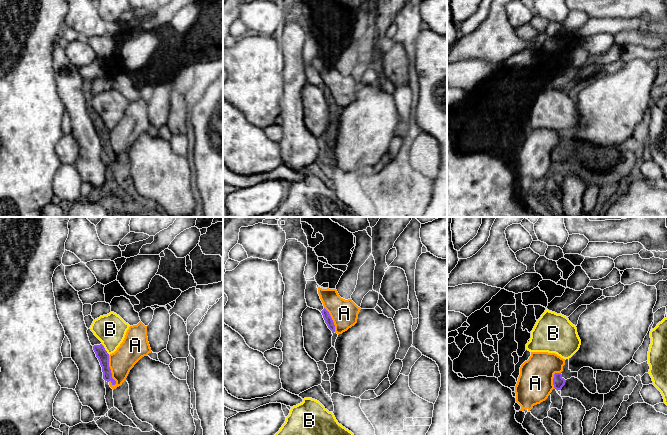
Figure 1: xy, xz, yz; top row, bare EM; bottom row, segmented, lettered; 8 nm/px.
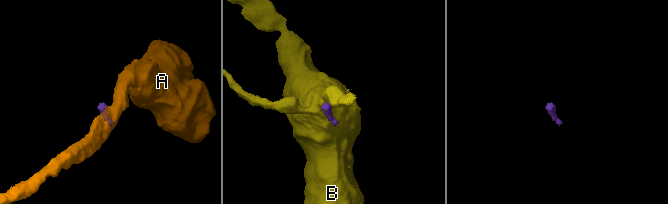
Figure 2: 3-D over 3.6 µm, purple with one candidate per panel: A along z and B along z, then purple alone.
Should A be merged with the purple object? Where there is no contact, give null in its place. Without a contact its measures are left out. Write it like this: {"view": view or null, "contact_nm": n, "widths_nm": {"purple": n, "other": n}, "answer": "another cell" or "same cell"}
{"view": "xy", "contact_nm": 260, "widths_nm": {"purple": 90, "other": 200}, "answer": "another cell"}

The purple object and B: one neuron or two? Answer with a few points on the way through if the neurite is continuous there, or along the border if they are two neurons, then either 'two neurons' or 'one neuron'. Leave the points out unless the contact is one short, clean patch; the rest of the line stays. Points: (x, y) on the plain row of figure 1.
border xy (101, 120), (109, 130); two neurons

